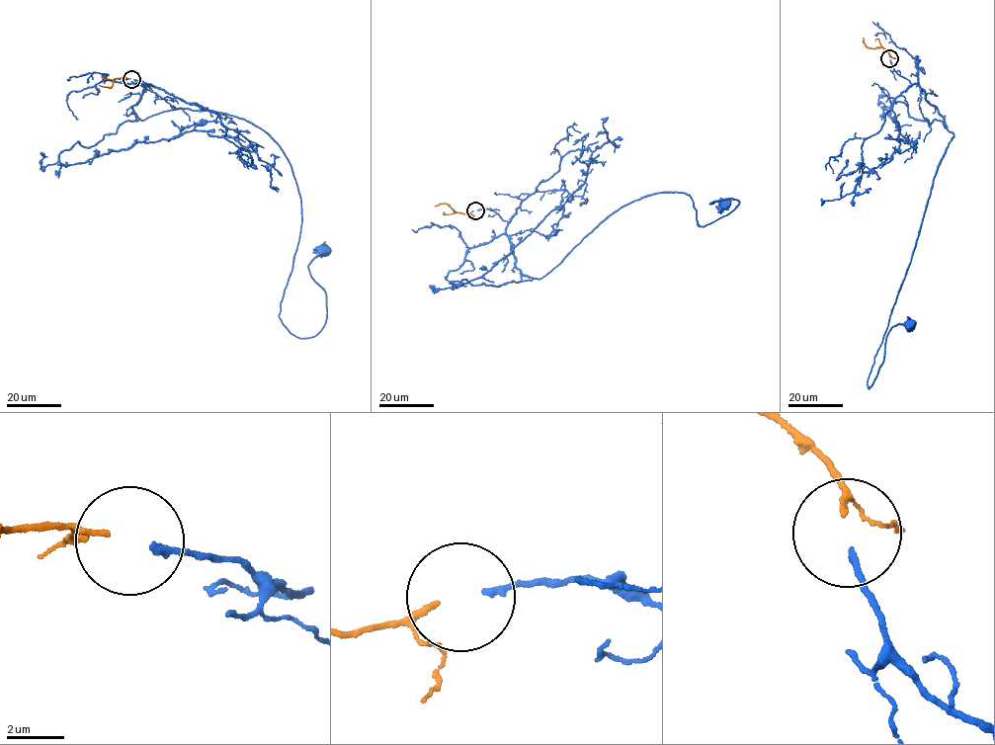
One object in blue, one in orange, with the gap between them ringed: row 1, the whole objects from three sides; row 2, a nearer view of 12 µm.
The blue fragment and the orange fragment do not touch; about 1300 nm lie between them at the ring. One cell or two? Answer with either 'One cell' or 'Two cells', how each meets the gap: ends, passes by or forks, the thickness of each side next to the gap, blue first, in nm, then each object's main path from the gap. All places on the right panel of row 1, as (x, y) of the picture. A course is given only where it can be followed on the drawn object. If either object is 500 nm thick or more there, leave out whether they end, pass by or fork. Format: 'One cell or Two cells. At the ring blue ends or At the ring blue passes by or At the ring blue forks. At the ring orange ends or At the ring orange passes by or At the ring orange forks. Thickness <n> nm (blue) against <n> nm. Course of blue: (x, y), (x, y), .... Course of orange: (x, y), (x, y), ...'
One cell. At the ring blue ends. At the ring orange ends. Thickness 240 nm (blue) against 180 nm. Course of blue: (890, 59), (895, 71), (925, 92), (953, 137), (935, 176), (869, 388), (891, 327), (910, 326). Course of orange: (889, 57), (883, 47), (869, 47), (863, 38)

